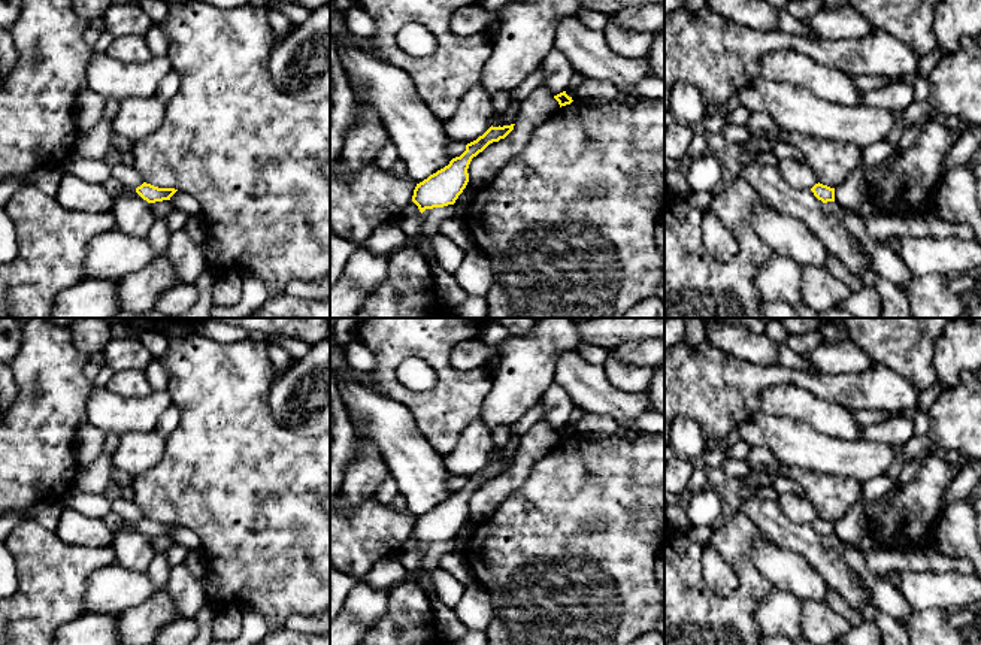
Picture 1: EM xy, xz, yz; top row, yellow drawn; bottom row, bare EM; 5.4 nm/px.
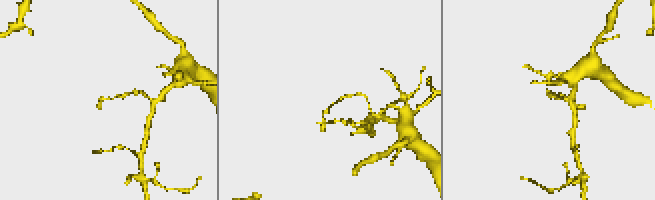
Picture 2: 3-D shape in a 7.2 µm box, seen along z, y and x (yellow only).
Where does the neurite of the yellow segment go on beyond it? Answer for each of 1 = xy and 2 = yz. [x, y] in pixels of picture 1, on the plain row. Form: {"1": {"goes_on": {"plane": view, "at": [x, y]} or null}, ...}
{"1": {"goes_on": null}, "2": {"goes_on": null}}

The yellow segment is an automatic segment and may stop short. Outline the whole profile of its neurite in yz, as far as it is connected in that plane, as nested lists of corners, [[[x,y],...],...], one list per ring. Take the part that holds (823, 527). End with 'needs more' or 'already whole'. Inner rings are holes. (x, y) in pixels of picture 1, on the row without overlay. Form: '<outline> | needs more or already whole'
[[[815,518],[811,526],[814,527],[814,530],[821,535],[823,538],[827,536],[835,536],[835,523],[830,523],[827,520],[823,518]]] | already whole

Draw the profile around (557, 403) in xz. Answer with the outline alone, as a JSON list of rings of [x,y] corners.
[[[552,384],[542,397],[542,421],[551,430],[557,430],[569,423],[575,403],[570,394],[558,384]]]

